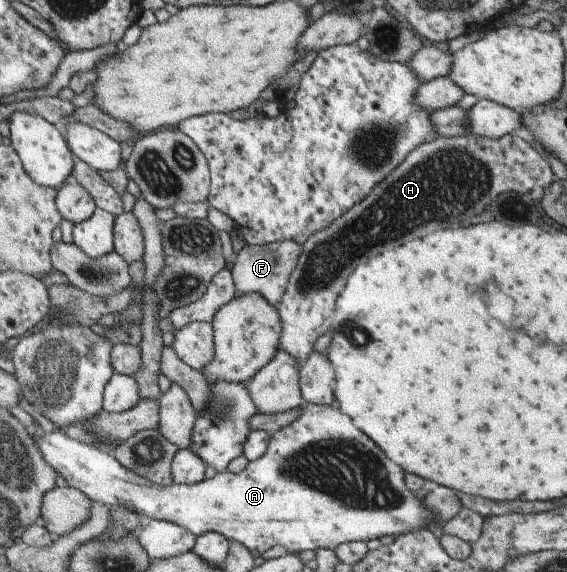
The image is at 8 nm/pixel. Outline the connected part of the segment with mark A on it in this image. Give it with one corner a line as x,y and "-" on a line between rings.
305,402
303,408
301,408
301,416
299,416
293,424
284,426
280,431
275,433
275,436
273,436
271,442
269,442
267,452
265,452
259,460
250,461
240,473
225,471
195,484
173,483
167,486
155,484
155,482
143,478
139,472
133,472
133,470
129,470
129,468
123,466
114,454
102,448
95,448
95,446
89,446
89,444
83,444
83,442
79,442
79,440
67,436
65,432
54,430
53,432
49,432
49,434
44,433
43,436
35,436
34,438
37,440
39,448
41,448
43,456
45,456
45,460
66,480
69,486
77,487
79,490
82,490
85,494
88,494
89,498
93,501
106,504
109,508
119,506
119,504
129,504
129,506
135,508
135,512
137,512
139,516
143,515
147,518
169,521
181,525
197,536
209,532
221,532
221,534
225,534
231,542
233,540
243,542
243,544
247,545
247,548
253,550
253,552
267,552
267,550
271,550
273,546
284,546
288,553
299,553
305,550
335,550
338,546
353,541
367,542
385,535
396,537
401,536
401,534
407,534
407,532
415,532
415,530
429,530
429,528
427,528
427,522
431,522
431,518
433,518
433,514
421,504
421,500
417,499
413,492
409,492
409,486
406,484
403,468
397,466
395,462
391,462
391,460
387,458
387,454
353,422
353,418
351,418
349,414
345,414
337,405
318,405

